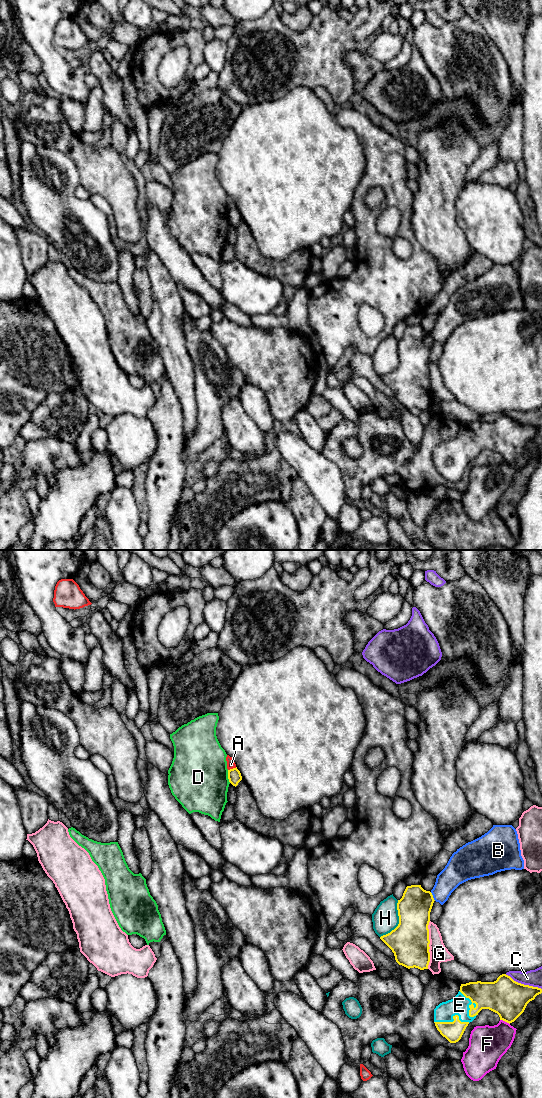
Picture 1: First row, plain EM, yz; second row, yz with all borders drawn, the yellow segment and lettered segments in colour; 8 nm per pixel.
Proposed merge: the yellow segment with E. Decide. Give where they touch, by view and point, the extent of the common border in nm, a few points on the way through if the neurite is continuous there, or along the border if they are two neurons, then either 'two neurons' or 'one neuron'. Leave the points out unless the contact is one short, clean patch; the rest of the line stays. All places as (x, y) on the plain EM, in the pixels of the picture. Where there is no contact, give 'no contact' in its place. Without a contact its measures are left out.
meets yellow in yz at (470, 445); contact 260 nm long; one neuron

